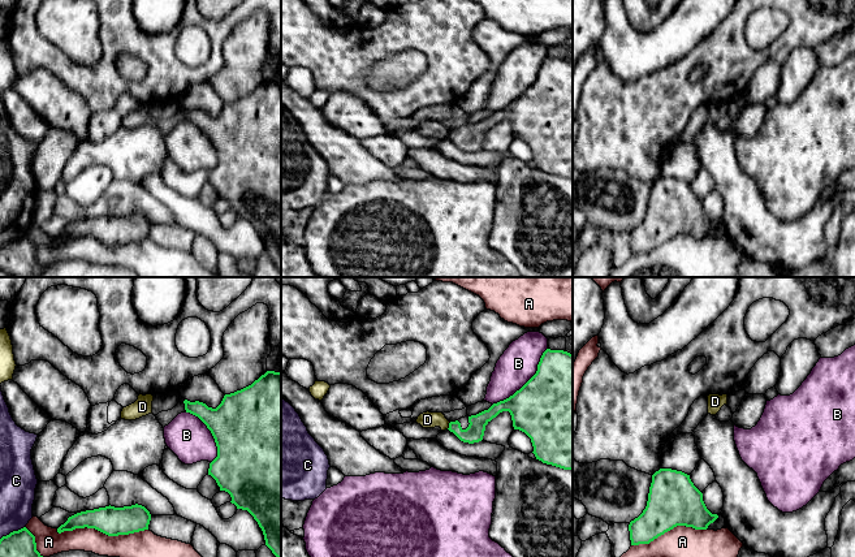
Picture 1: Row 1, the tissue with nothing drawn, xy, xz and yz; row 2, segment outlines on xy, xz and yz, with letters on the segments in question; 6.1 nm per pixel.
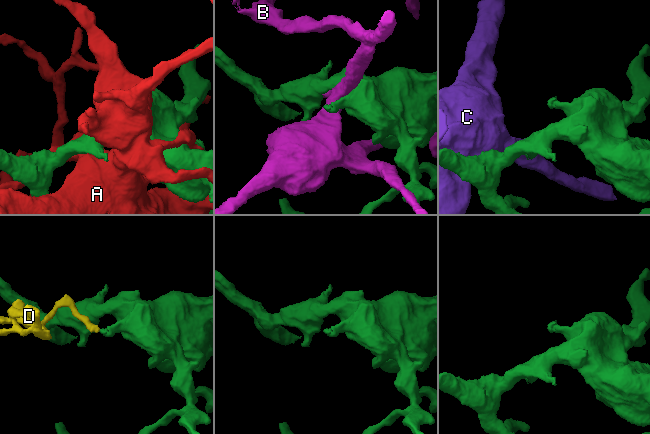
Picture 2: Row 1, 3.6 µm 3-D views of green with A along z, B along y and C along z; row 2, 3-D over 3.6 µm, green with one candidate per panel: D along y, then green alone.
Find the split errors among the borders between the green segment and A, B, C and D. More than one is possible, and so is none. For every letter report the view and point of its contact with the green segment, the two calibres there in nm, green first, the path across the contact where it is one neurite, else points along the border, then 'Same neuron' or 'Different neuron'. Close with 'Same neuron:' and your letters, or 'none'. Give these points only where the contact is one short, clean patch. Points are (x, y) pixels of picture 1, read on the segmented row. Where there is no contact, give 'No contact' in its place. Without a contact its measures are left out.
A: Touches green at xy (102, 531). Thickness 180 nm (green) against 160 nm. Different neuron
B: Touches green at xz (527, 381). Thickness 500 nm (green) against 240 nm. Different neuron
C: Touches green at xy (13, 531). Thickness 170 nm (green) against 220 nm. Different neuron
D: Touches green at xz (449, 426). Thickness 110 nm (green) against 100 nm. Boundary: xz (450, 422), (447, 428). Different neuron
Same neuron: none

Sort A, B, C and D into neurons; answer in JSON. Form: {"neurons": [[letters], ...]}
{"neurons": [["A"], ["B"], ["C"], ["D"]]}

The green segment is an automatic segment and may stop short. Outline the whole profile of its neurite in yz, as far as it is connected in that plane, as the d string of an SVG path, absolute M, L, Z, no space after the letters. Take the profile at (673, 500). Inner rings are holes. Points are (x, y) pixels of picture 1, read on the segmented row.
M660 469L652 475L645 509L629 524L631 545L649 544L677 526L707 530L717 518L717 514L707 509L703 493L694 485L690 475L672 469Z

